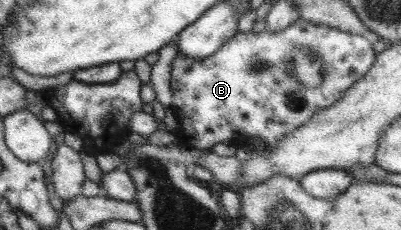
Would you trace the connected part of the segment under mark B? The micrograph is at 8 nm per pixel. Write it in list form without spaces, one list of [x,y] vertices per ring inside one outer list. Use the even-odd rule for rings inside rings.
[[[302,18],[280,31],[265,29],[259,33],[253,30],[238,32],[210,57],[196,59],[178,53],[171,63],[172,77],[170,88],[172,88],[173,96],[172,110],[179,119],[179,129],[184,133],[184,137],[188,137],[188,143],[190,143],[192,148],[207,150],[208,148],[214,147],[216,143],[224,143],[224,141],[230,141],[237,145],[246,145],[251,139],[256,139],[256,137],[260,137],[260,139],[264,141],[266,148],[273,147],[273,145],[277,145],[287,133],[292,133],[295,129],[298,129],[301,125],[310,121],[310,118],[320,113],[322,109],[327,109],[328,106],[338,102],[338,100],[342,100],[342,97],[346,94],[346,90],[350,89],[351,85],[354,85],[357,81],[359,82],[360,79],[366,75],[366,72],[374,65],[376,58],[377,53],[366,36],[346,33],[340,29],[334,29],[334,27],[327,25],[320,25]]]

